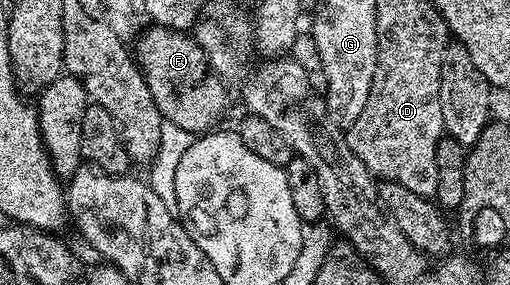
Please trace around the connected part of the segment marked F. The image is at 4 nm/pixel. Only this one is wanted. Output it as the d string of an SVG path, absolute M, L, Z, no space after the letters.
M148 26L139 33L140 49L135 49L134 59L144 73L146 86L150 86L150 94L154 98L154 106L158 106L160 115L167 123L182 126L190 134L207 134L217 127L216 124L224 116L228 108L228 92L220 84L212 84L209 88L200 88L204 79L210 73L210 61L203 46L196 41L195 35L184 30L163 28L161 26Z

